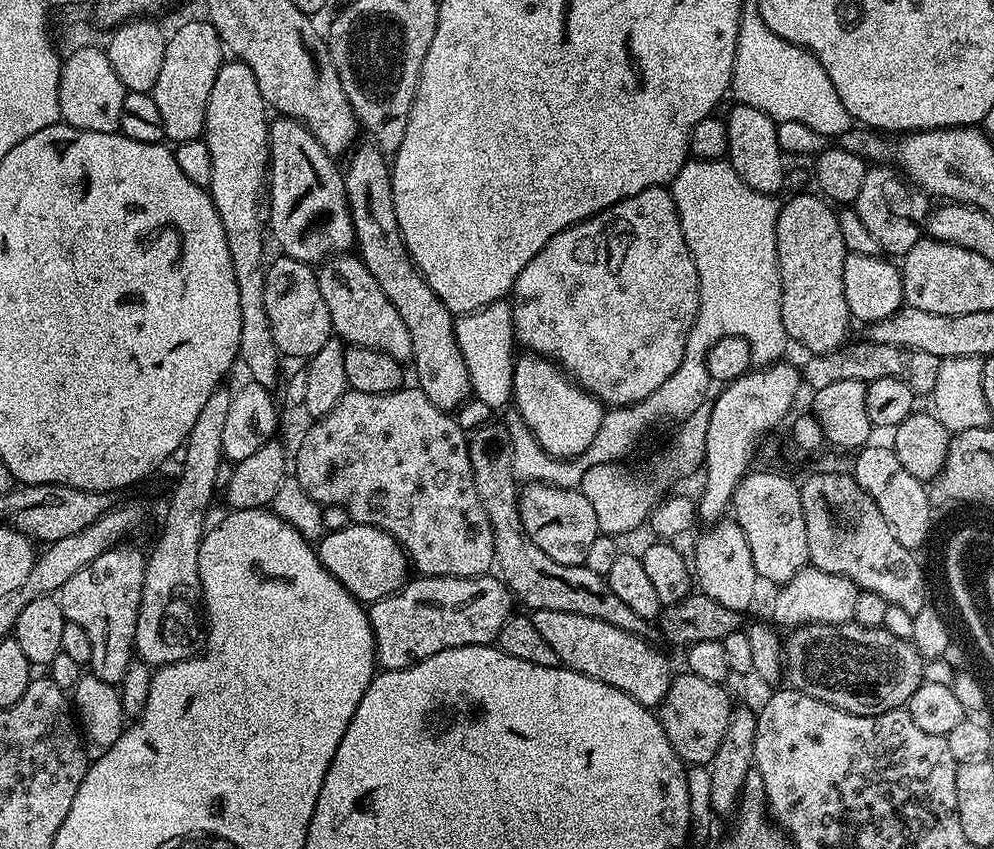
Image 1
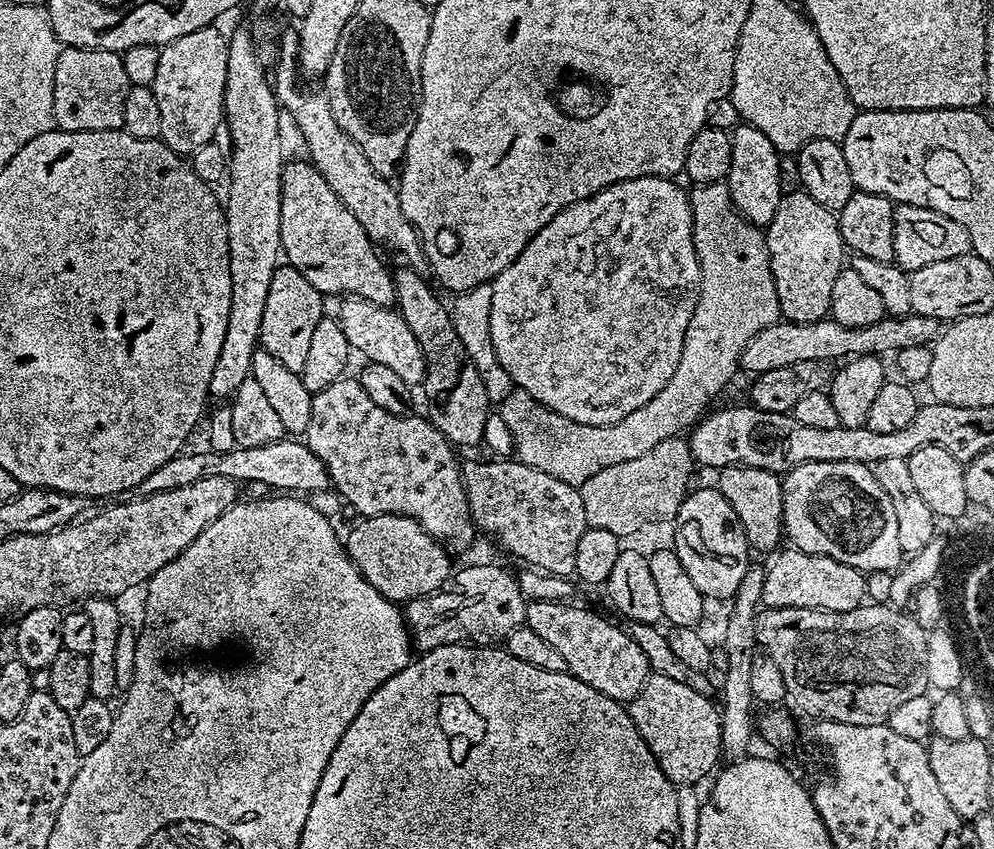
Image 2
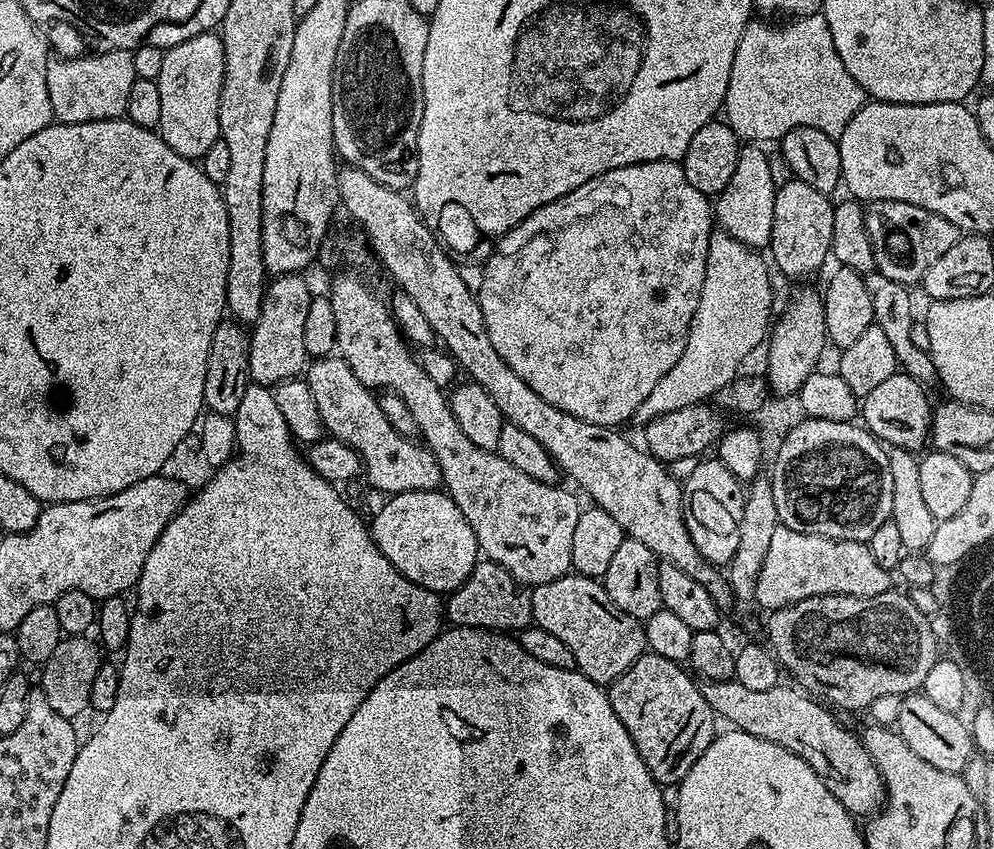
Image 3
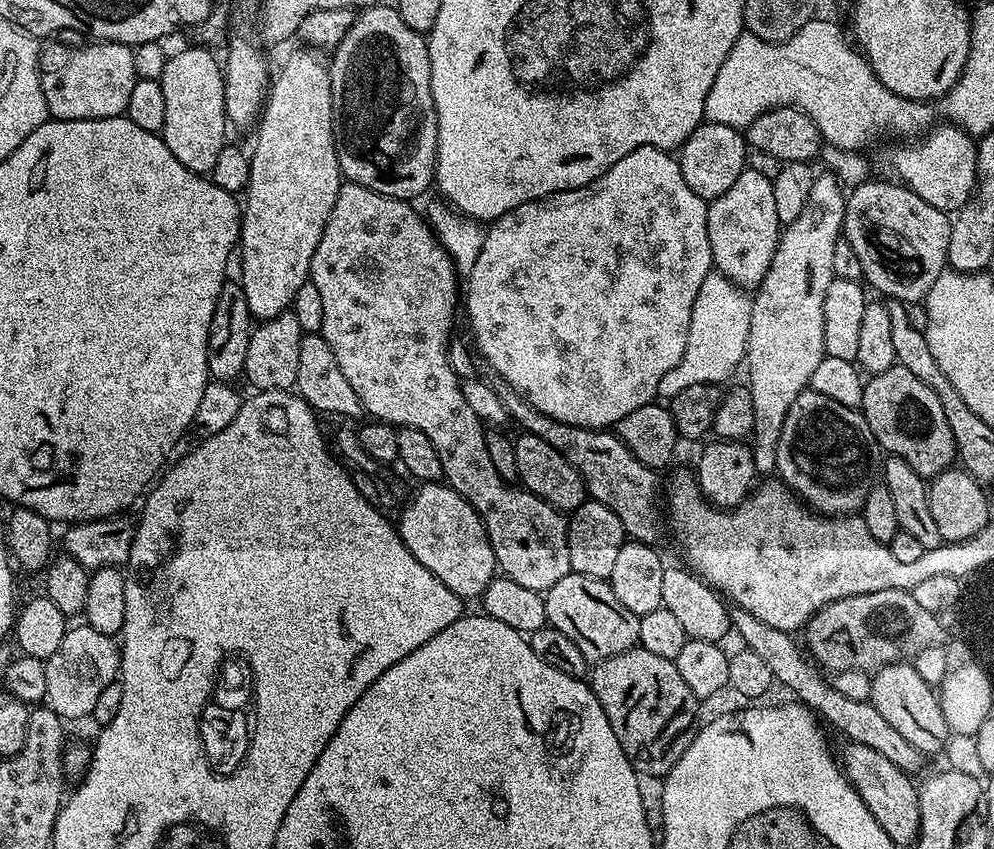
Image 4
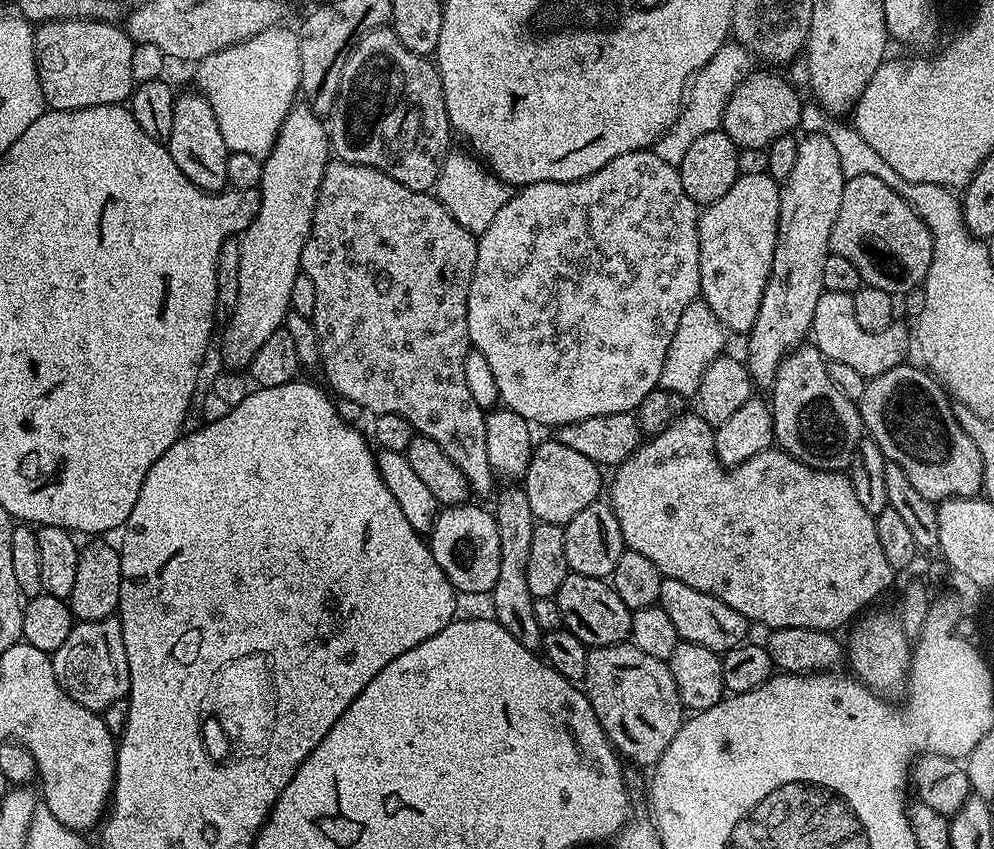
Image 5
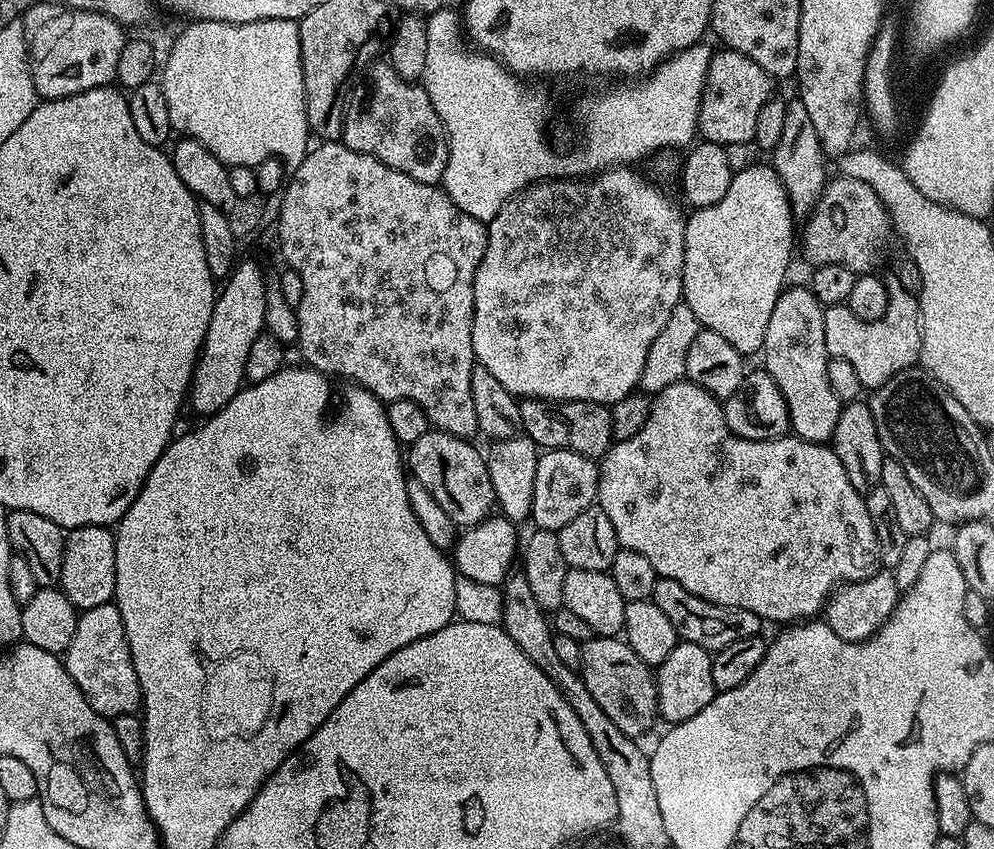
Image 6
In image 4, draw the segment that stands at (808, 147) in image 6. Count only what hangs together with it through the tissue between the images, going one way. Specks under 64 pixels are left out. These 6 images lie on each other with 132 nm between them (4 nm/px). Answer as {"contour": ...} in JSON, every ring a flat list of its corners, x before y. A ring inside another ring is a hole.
{"contour":[[831,174,817,175,810,186,810,198,802,206,802,214,794,222,783,225,780,241,774,250,774,262,766,270,759,288,752,296,750,314,750,334,746,353,750,398,754,398,754,426,750,437,750,447,757,473,776,472,778,462,778,438,782,438,782,426,786,422,786,413,794,398,802,394,811,385,814,369,824,357,824,339,822,338,822,302,826,302,826,289,832,281,834,270,834,246,842,238,844,231,844,206,846,192,839,180]]}

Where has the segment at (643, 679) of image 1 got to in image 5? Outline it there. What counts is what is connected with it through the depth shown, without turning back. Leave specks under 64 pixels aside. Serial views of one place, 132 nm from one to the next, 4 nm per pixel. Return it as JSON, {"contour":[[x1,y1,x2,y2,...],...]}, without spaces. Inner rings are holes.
{"contour":[[570,574,556,591,555,597,562,610,564,627,570,629,574,635,592,648,601,648,611,644,623,644,632,635,633,609,618,598,607,579,599,580,589,576]]}

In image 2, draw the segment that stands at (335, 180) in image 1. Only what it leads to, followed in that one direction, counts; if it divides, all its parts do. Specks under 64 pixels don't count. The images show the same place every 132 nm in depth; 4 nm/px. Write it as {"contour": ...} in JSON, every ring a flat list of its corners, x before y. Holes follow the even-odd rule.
{"contour":[[289,159,282,178,282,238,280,247,287,263,304,275,306,282,325,297,357,296,383,308,396,303,393,273,376,253,377,245,362,230,362,222,330,190,326,178,307,159]]}

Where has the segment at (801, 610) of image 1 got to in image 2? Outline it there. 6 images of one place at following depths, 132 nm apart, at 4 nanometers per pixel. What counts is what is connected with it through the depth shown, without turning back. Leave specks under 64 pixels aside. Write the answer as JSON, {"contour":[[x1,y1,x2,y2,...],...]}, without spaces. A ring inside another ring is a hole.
{"contour":[[791,546,785,549,785,552,777,551,771,557,773,560,766,564,762,590,763,607,808,607,823,608,826,611,850,611,865,603,865,573,829,556,811,556]]}

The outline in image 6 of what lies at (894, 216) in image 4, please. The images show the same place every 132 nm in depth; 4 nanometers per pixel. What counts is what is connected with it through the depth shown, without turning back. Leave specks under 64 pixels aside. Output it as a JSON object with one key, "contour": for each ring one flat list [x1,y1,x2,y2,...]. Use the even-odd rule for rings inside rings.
{"contour":[[837,175,829,179,805,224,808,225,804,228,804,256,812,266,841,264,857,274,868,274,875,269,872,268,875,264,883,262,884,251,894,240,892,219,878,194,874,194,866,182,849,176]]}

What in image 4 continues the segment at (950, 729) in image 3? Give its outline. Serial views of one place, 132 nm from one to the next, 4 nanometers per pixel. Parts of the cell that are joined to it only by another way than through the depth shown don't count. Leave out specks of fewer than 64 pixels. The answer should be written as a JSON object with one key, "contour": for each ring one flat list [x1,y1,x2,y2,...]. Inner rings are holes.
{"contour":[[903,662,888,664,875,670,872,676,872,705,910,742,918,746,918,750,925,754,945,751,945,744,950,737,950,729,946,718,942,714,939,695,934,691,933,685,926,683,918,674,915,663]]}

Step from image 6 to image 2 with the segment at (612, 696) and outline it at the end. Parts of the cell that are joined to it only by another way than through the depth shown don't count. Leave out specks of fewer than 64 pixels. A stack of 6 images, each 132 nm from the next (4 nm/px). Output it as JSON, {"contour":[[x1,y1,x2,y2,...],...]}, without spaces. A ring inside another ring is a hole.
{"contour":[[652,674,627,705,638,734,650,746,658,766,662,766,662,774,675,785,695,785,707,772,714,772,722,758,720,711,711,700,687,682,674,682,674,678]]}

